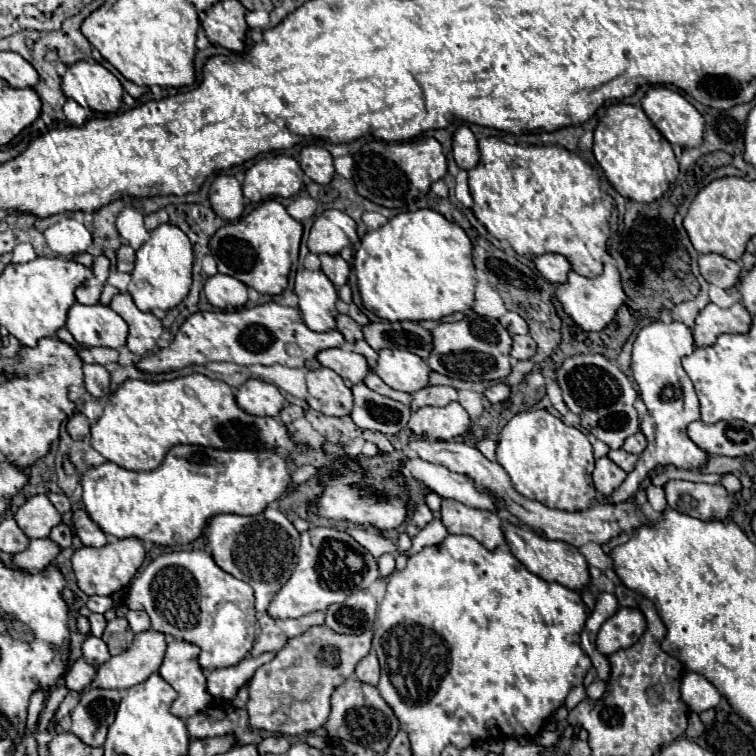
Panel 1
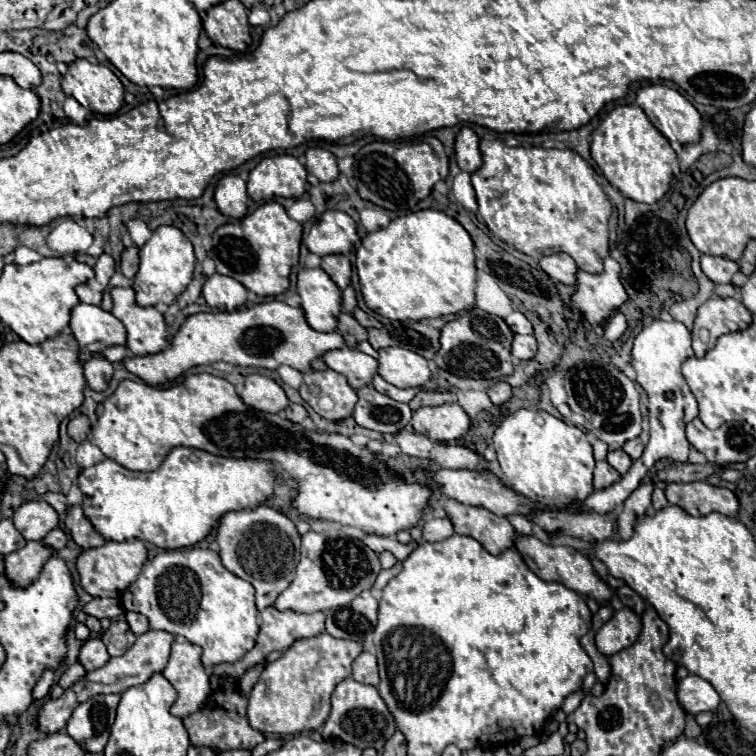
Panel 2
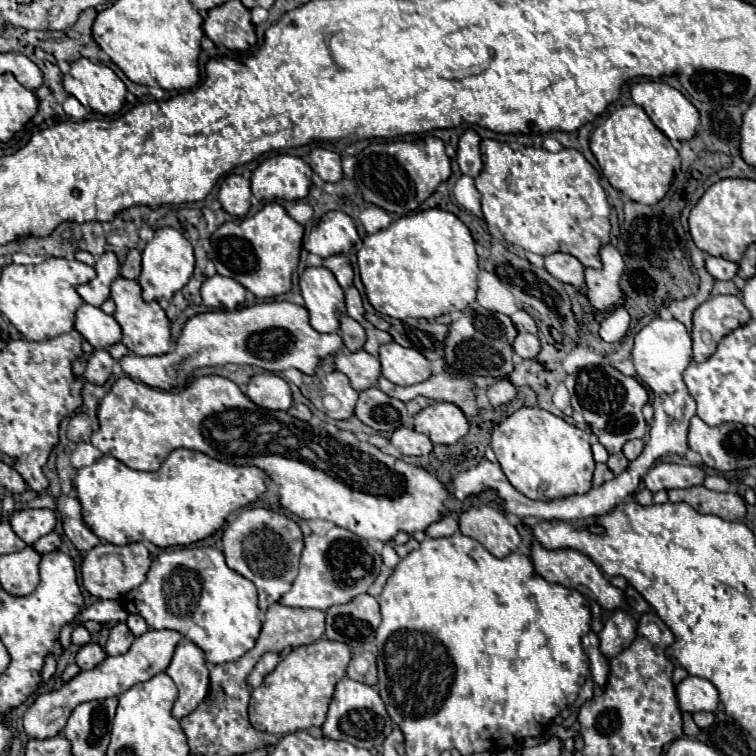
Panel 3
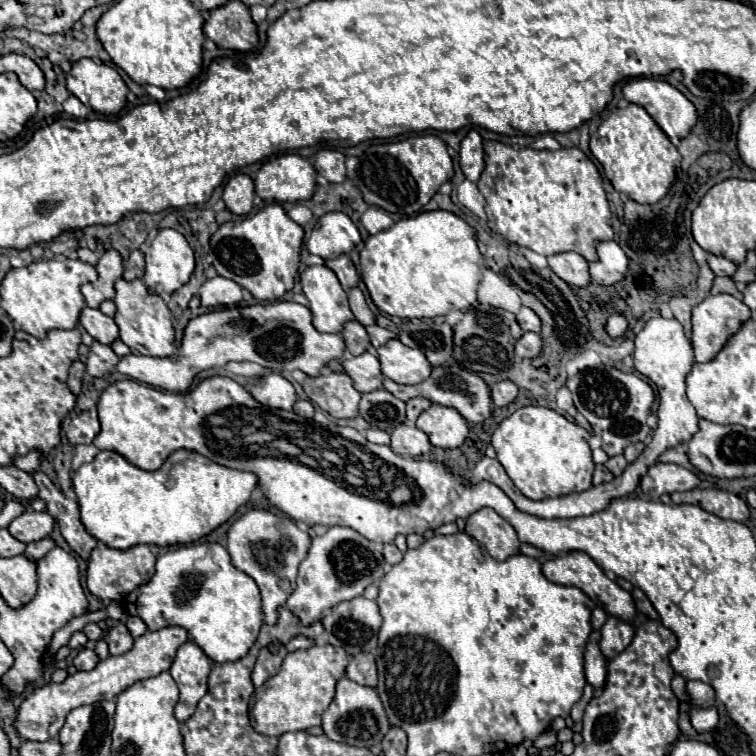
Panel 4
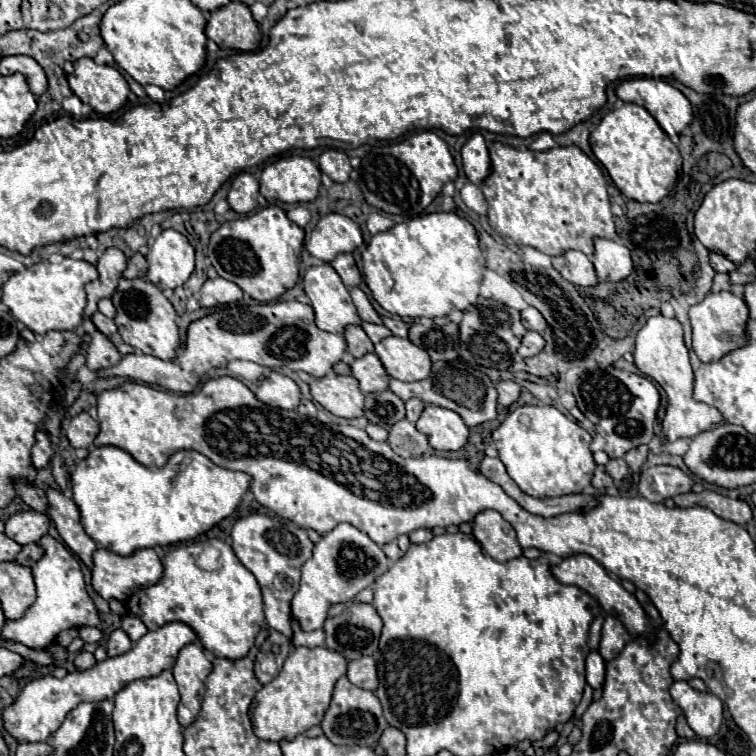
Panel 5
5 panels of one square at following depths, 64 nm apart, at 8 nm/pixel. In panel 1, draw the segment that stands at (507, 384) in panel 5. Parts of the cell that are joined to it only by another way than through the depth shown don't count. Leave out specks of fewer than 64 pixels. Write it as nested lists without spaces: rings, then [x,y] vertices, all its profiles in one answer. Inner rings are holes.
[[[498,382],[498,384],[490,386],[490,388],[486,388],[484,396],[486,396],[492,404],[496,404],[496,402],[504,402],[504,400],[510,396],[510,388],[508,388],[504,382]]]

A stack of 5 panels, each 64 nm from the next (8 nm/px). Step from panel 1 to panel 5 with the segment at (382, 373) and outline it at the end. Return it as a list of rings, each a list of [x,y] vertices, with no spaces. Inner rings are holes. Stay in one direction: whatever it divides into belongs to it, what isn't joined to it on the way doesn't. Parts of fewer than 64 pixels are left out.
[[[388,336],[376,344],[374,354],[382,360],[382,366],[390,378],[402,382],[418,382],[430,374],[430,356],[424,352],[424,348],[414,346],[406,338]]]

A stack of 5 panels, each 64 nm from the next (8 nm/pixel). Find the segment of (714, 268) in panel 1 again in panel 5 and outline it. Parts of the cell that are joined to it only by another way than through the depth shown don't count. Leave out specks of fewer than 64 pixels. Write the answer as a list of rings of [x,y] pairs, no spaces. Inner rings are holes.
[[[716,252],[710,254],[710,264],[712,264],[712,268],[714,268],[716,272],[726,272],[726,274],[730,274],[732,270],[736,270],[736,264],[734,264],[734,262],[730,262],[726,256],[716,254]]]

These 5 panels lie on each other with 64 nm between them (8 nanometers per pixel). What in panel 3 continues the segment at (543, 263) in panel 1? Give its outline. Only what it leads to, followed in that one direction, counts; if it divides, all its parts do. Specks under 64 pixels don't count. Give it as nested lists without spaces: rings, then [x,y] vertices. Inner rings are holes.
[[[554,252],[544,256],[546,270],[560,282],[580,288],[584,284],[584,266],[570,254]]]

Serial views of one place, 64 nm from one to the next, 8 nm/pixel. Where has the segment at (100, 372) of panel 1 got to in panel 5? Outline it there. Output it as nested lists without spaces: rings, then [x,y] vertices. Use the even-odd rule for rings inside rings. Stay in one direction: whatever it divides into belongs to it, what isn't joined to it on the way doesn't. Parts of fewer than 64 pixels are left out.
[[[92,332],[92,342],[88,346],[88,354],[86,354],[86,366],[92,372],[100,372],[106,368],[112,368],[120,362],[120,354],[116,350],[116,346],[102,336],[100,332]]]

